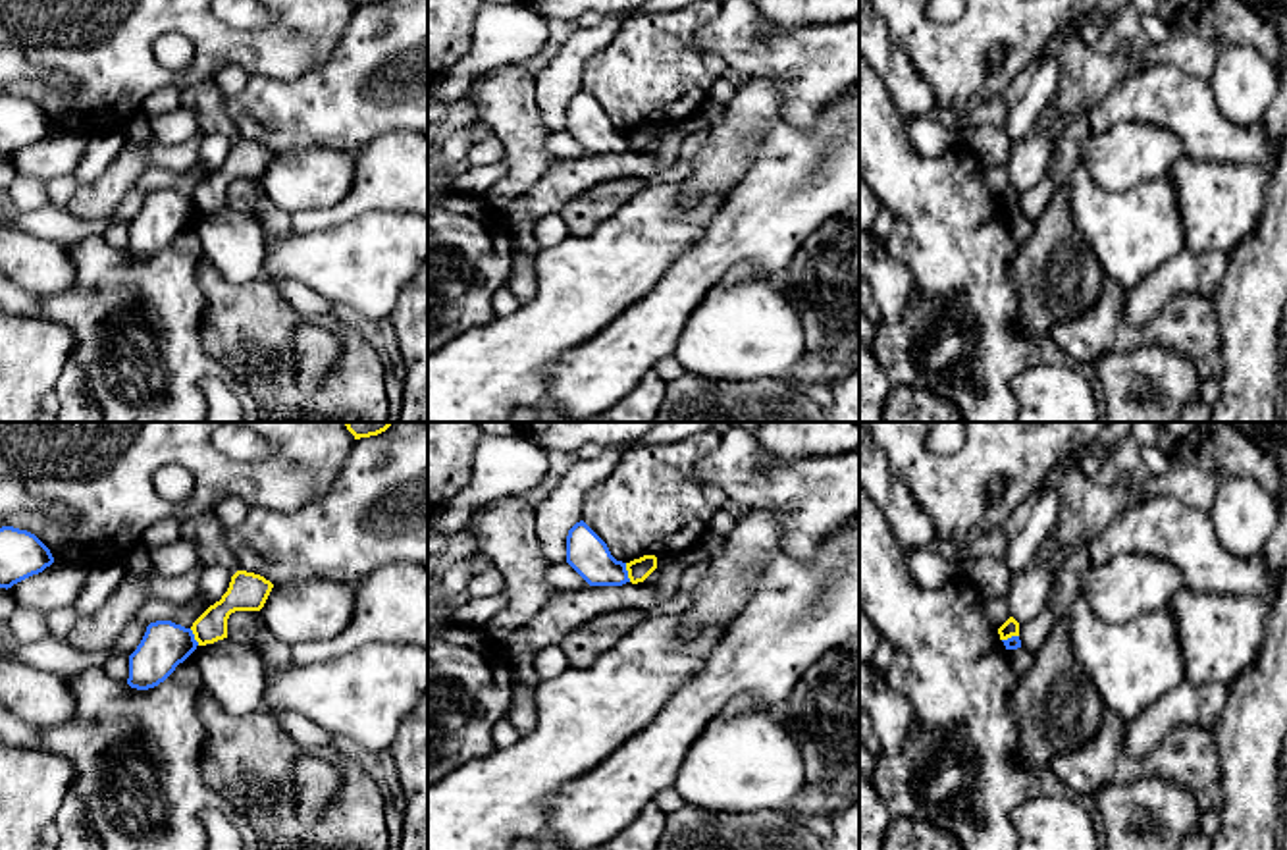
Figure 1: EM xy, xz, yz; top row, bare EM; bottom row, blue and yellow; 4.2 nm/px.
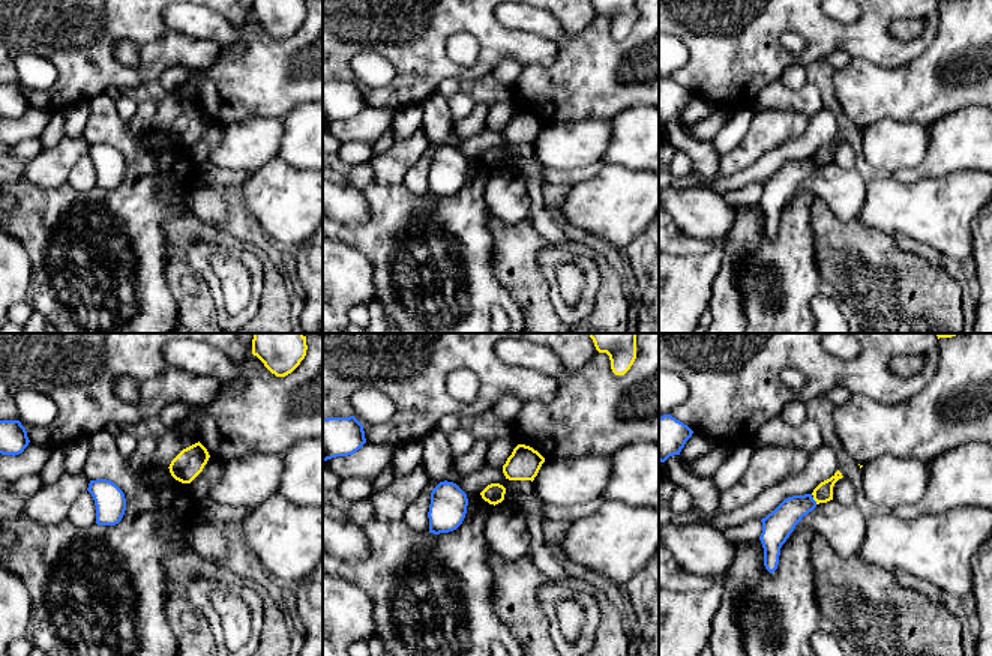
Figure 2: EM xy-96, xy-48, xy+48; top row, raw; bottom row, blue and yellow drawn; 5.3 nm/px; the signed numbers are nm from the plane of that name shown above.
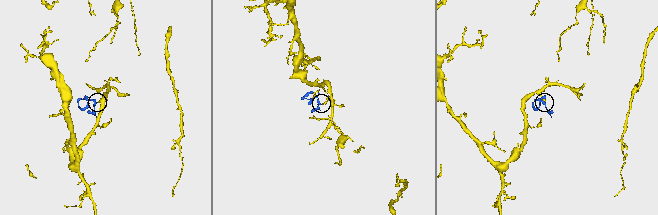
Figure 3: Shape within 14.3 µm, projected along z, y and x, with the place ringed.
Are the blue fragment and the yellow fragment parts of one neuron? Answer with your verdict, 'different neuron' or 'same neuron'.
different neuron

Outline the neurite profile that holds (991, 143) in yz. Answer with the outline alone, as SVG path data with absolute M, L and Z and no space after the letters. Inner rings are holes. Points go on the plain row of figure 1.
M963 125L963 145L969 145L981 158L983 168L1006 166L1011 141L996 125Z

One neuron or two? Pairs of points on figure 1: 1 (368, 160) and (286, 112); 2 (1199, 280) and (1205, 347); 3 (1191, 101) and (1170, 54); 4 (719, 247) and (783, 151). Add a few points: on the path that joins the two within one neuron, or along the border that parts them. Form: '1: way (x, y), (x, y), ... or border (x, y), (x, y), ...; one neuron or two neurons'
1: border (395, 130), (374, 137), (353, 153); two neurons
2: border (1212, 297), (1197, 293), (1174, 295), (1158, 313); two neurons
3: border (1131, 74), (1153, 66), (1178, 66), (1208, 81); two neurons
4: way (744, 222), (775, 191), (775, 174); one neuron

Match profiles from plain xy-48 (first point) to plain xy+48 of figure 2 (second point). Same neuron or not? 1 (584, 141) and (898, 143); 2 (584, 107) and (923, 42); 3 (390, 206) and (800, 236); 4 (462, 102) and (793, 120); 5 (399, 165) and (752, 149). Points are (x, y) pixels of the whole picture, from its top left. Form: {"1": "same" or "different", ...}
{"1": "same", "2": "different", "3": "same", "4": "different", "5": "same"}

